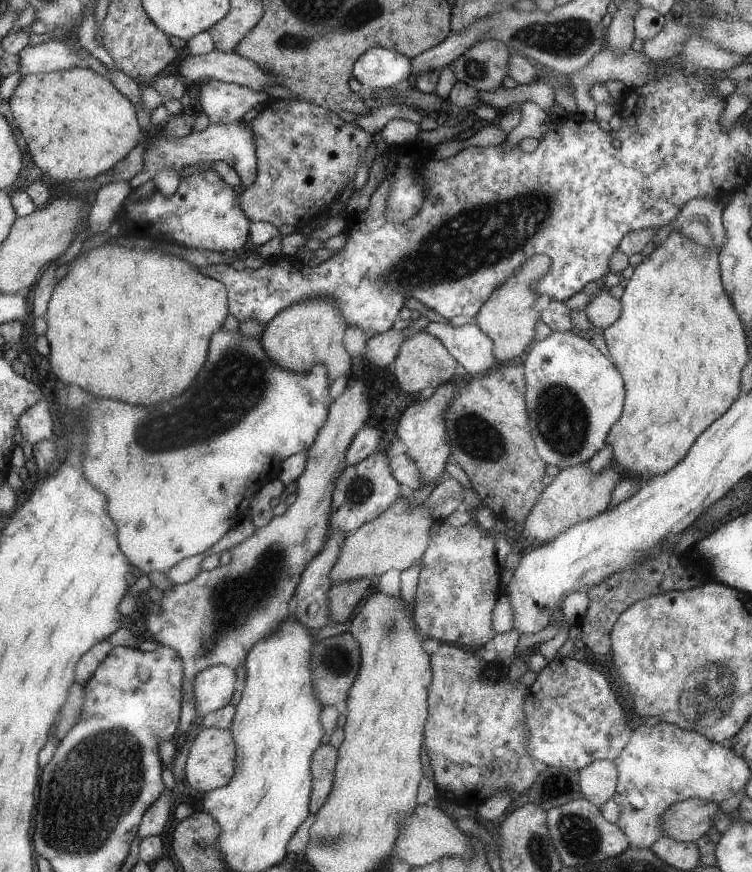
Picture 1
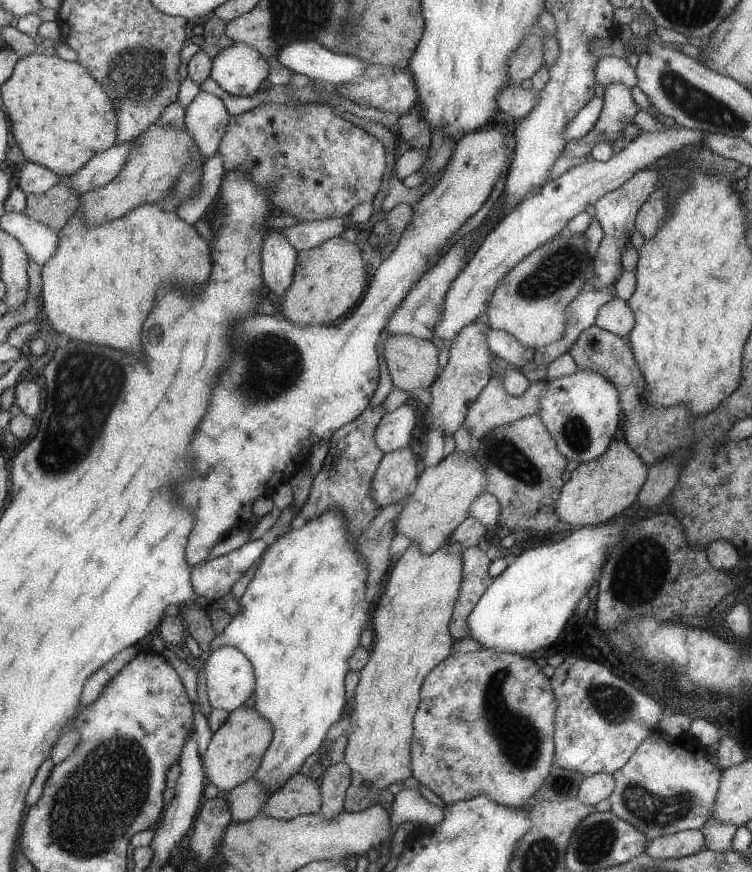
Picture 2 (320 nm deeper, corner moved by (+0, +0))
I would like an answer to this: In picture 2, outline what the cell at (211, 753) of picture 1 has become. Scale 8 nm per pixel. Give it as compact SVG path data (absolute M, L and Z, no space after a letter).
M239 705L228 711L225 722L212 732L202 761L208 781L218 790L229 792L234 786L240 785L253 777L273 738L273 726L253 708Z

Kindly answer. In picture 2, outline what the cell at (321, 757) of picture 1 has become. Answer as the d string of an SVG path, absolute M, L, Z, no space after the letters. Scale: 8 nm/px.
M292 774L278 789L268 794L261 814L291 820L293 817L317 813L320 808L320 788L307 774Z

